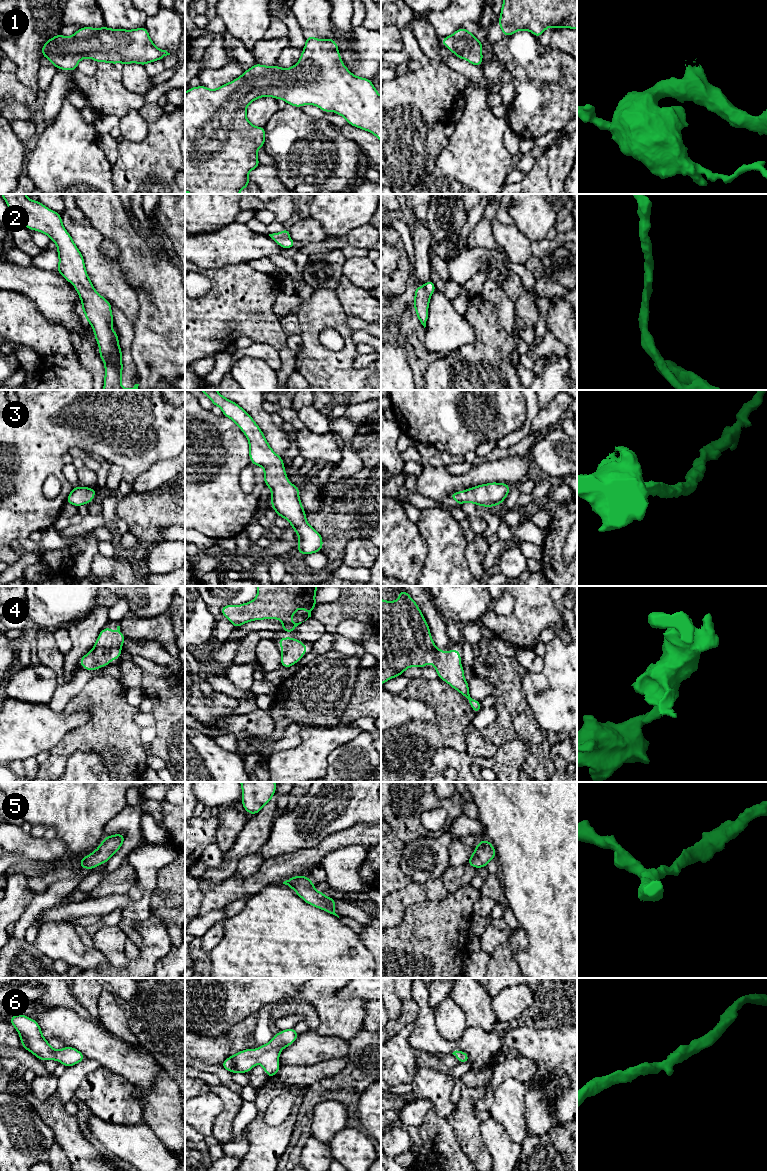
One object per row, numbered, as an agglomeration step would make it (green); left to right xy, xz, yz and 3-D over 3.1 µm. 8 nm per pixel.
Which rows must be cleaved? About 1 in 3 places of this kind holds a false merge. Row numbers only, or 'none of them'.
none of them

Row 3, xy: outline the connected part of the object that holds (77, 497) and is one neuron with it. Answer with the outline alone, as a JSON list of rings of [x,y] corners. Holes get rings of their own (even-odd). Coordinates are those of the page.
[[[78,486],[72,489],[71,493],[66,499],[66,503],[70,503],[74,506],[81,506],[85,503],[92,503],[92,499],[96,494],[97,489],[91,489],[87,487]]]

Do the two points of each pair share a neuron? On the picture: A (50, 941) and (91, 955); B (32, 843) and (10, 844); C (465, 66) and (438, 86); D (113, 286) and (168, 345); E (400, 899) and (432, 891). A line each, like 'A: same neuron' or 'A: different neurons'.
A: same neuron
B: same neuron
C: different neurons
D: different neurons
E: same neuron

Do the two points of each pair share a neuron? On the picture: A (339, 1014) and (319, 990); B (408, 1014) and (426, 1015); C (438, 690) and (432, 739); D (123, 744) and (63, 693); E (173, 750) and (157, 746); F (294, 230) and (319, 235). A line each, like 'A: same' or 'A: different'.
A: same
B: different
C: same
D: different
E: same
F: same

